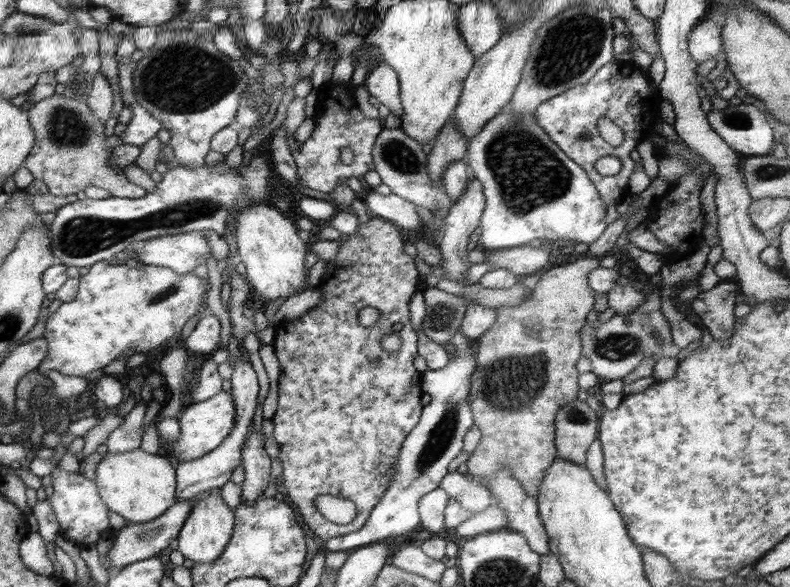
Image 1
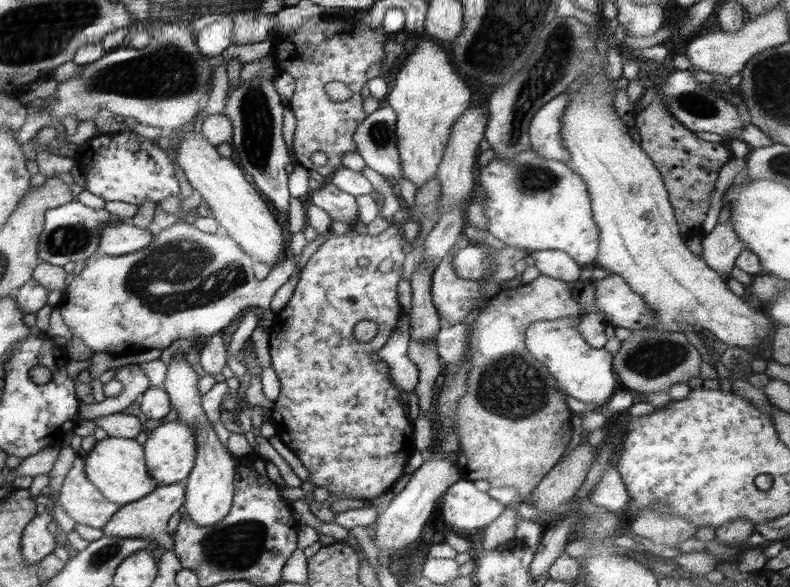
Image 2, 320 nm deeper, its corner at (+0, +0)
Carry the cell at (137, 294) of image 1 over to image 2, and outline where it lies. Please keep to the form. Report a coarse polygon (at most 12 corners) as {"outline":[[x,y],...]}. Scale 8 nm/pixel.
{"outline":[[188,219],[84,260],[57,304],[93,352],[215,335],[270,306],[221,230]]}

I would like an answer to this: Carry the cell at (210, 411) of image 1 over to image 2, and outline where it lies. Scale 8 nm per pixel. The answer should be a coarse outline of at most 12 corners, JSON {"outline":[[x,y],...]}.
{"outline":[[162,423],[142,446],[157,487],[187,479],[195,460],[191,427]]}

